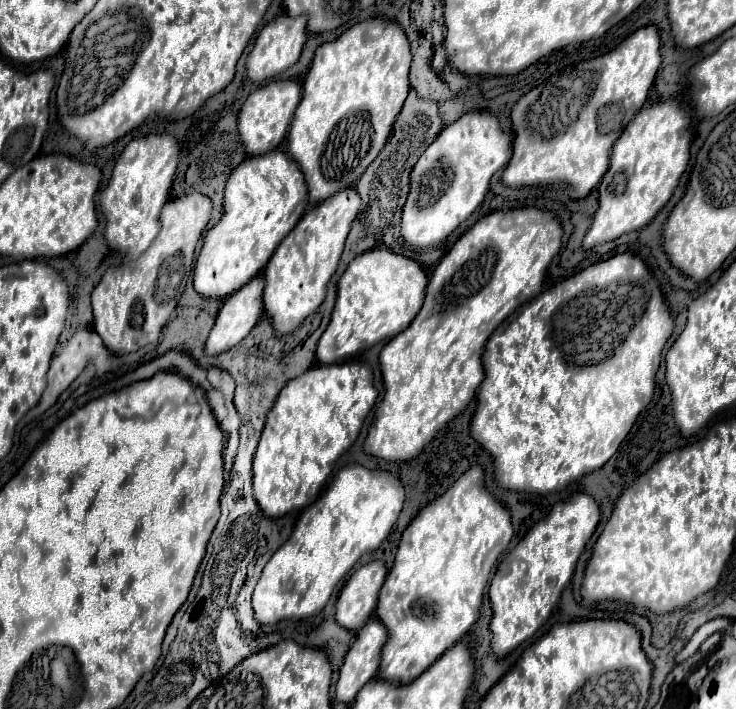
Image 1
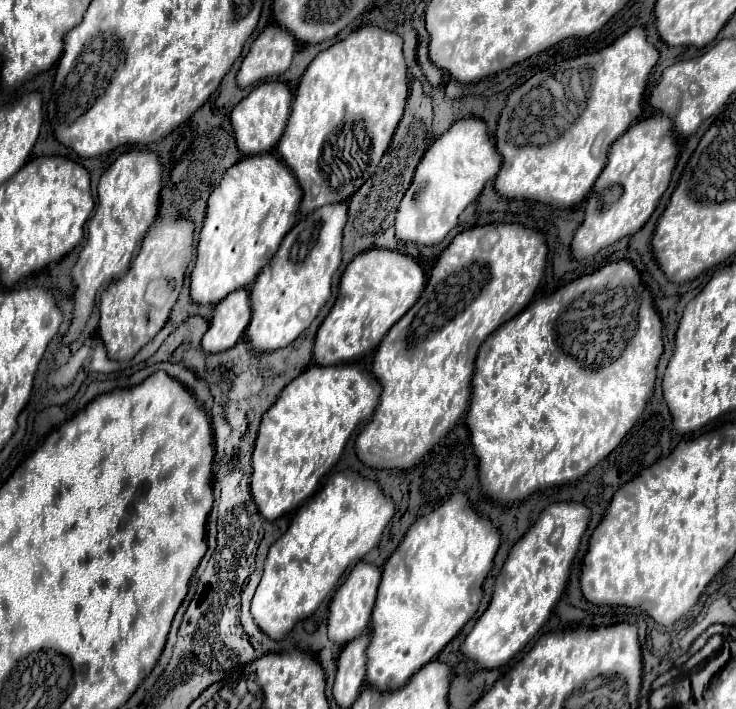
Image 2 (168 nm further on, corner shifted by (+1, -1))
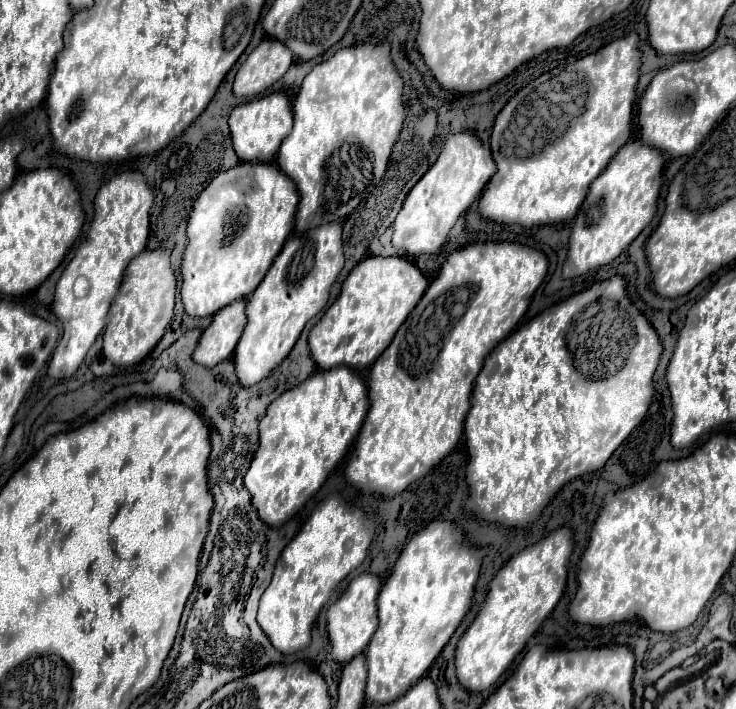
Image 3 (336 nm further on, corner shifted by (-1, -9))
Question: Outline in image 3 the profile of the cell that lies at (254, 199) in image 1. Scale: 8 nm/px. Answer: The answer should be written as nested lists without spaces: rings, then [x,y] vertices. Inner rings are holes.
[[[240,162],[234,168],[218,174],[196,198],[188,218],[188,244],[182,252],[182,302],[190,316],[212,316],[224,306],[248,298],[282,250],[298,208],[298,192],[294,182],[272,164]],[[228,226],[236,226],[234,236],[228,236]]]

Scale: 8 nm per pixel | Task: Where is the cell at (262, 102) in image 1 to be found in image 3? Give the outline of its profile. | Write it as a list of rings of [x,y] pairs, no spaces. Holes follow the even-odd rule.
[[[272,92],[258,100],[240,104],[232,110],[228,124],[232,134],[232,144],[242,162],[268,162],[276,156],[282,140],[292,130],[292,106],[284,92]]]

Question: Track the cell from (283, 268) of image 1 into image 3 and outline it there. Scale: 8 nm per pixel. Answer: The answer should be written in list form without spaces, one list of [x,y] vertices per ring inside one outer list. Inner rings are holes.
[[[322,224],[306,234],[296,234],[286,240],[266,278],[246,302],[248,324],[234,350],[236,376],[242,386],[254,386],[268,378],[270,372],[294,348],[302,328],[314,318],[328,302],[330,288],[344,266],[342,252],[342,224]]]

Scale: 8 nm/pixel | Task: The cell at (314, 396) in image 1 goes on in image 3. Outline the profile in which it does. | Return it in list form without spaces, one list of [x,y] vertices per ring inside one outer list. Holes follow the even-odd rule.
[[[338,366],[326,372],[322,370],[314,372],[306,382],[284,392],[268,406],[266,416],[260,420],[260,446],[244,476],[244,486],[252,496],[252,506],[258,510],[258,516],[266,524],[270,526],[284,524],[324,484],[334,464],[344,458],[350,442],[358,436],[366,412],[368,412],[366,386],[348,366]]]

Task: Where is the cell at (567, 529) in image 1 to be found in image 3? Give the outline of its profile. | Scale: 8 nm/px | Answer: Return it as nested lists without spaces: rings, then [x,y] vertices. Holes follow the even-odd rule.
[[[558,528],[534,546],[512,556],[492,578],[476,618],[456,646],[454,670],[460,684],[470,692],[488,690],[512,664],[528,638],[540,628],[558,604],[566,586],[566,566],[572,554],[572,532]]]

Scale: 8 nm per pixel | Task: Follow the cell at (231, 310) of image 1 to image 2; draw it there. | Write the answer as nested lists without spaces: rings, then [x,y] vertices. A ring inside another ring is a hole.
[[[246,290],[228,294],[214,308],[214,318],[210,320],[210,328],[202,338],[202,348],[206,352],[224,352],[232,348],[244,336],[250,316],[250,294]]]

